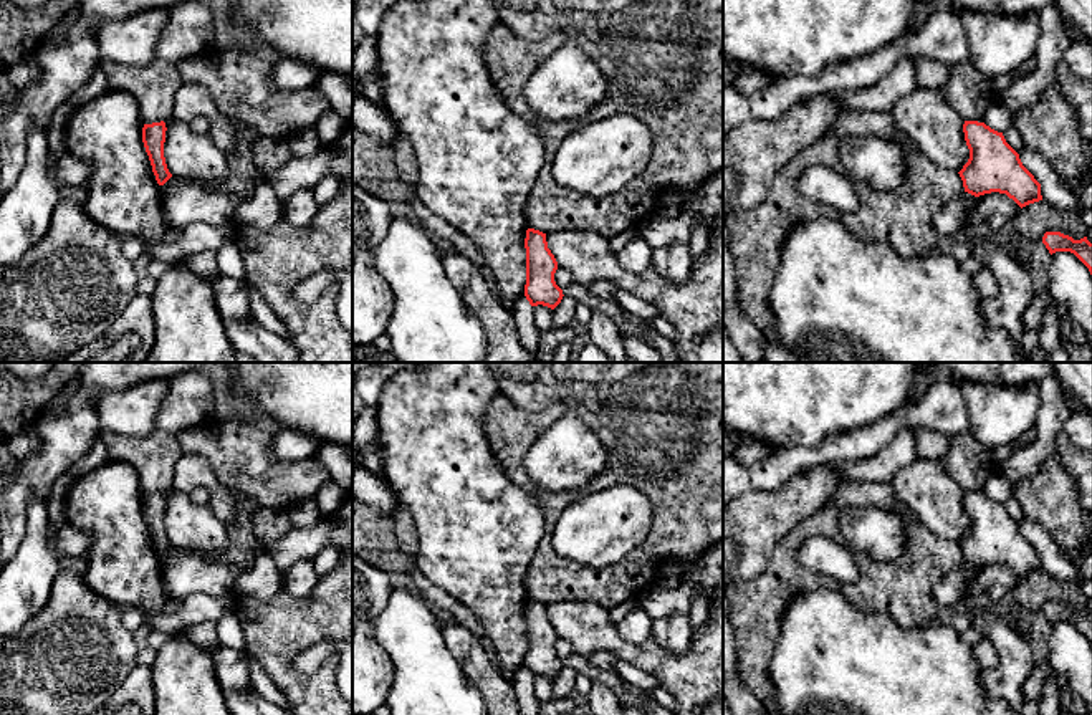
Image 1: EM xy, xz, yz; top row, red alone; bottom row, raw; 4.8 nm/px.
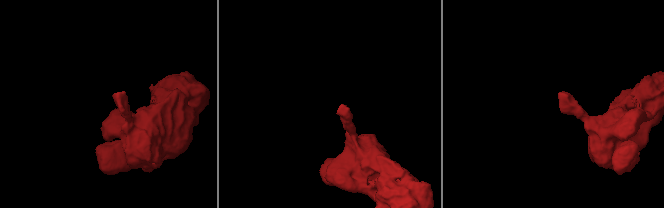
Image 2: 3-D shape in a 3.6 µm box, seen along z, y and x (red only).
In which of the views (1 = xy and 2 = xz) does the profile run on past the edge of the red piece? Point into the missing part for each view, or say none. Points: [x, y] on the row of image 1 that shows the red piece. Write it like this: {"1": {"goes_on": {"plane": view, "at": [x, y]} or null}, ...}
{"1": {"goes_on": null}, "2": {"goes_on": null}}

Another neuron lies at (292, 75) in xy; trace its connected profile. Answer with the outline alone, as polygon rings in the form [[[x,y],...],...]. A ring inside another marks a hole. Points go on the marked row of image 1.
[[[285,56],[273,65],[271,74],[280,88],[286,91],[301,91],[314,88],[314,84],[324,73],[326,71],[316,66]]]

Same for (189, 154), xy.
[[[175,114],[165,122],[164,157],[169,172],[197,185],[220,182],[228,172],[227,156],[215,146],[210,134],[194,132],[189,122]]]

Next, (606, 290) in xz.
[[[596,281],[589,285],[589,290],[597,298],[615,301],[617,286],[611,281]]]

